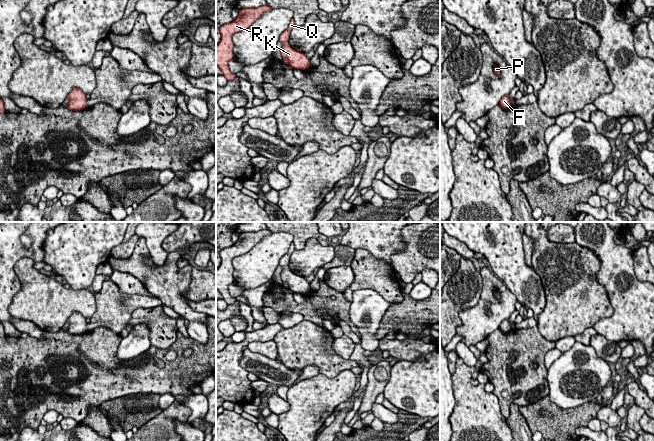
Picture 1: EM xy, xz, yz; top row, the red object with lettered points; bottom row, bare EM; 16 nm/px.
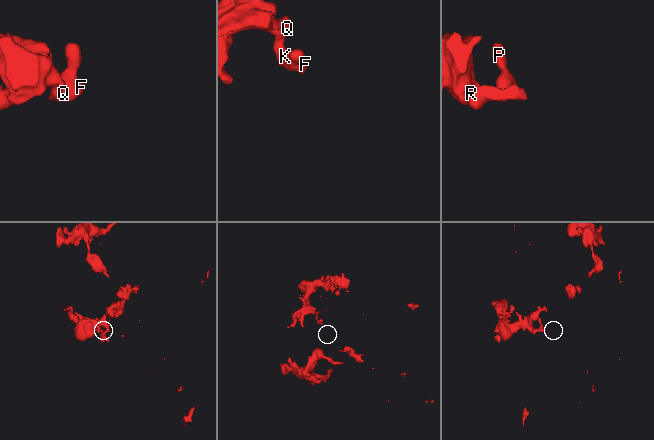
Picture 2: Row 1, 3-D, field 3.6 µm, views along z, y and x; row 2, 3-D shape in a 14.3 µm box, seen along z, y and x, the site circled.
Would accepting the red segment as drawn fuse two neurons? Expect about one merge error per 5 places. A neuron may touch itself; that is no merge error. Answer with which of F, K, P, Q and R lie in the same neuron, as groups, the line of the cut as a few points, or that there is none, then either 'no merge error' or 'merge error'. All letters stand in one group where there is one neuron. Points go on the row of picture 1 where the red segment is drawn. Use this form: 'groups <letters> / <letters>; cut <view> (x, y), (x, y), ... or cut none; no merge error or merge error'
groups F K P Q R; cut none; no merge error

